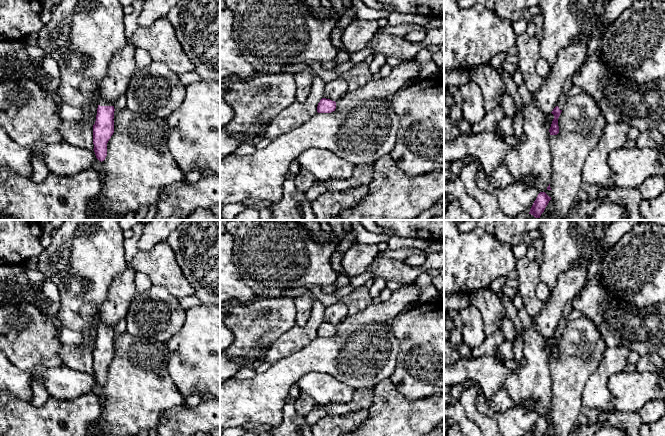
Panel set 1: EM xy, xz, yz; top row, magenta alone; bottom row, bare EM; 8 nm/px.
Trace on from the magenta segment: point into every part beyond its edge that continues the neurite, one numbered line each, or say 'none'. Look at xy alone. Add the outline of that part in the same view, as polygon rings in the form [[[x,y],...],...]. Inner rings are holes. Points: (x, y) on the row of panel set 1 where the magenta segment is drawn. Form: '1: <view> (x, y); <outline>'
1: xy (101, 101); [[[100,95],[99,99],[98,99],[98,105],[100,106],[113,106],[114,104],[111,103],[107,103],[102,96]]]

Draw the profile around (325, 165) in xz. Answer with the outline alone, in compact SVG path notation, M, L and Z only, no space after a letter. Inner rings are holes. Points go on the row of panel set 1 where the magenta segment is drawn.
M312 147L304 151L299 159L302 169L313 174L315 179L326 182L333 179L348 179L355 165L332 151Z

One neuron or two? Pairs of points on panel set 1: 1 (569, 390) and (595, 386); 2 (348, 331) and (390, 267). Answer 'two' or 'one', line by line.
1: two
2: two

